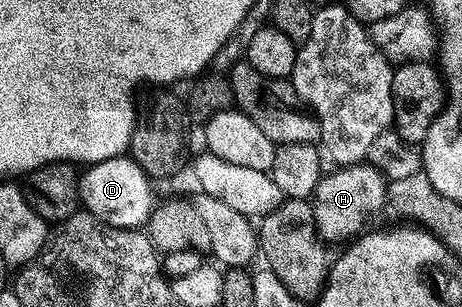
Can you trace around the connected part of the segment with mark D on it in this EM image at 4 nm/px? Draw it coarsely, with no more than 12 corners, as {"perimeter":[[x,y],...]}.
{"perimeter":[[132,156],[79,177],[84,212],[116,229],[148,226],[155,185]]}

